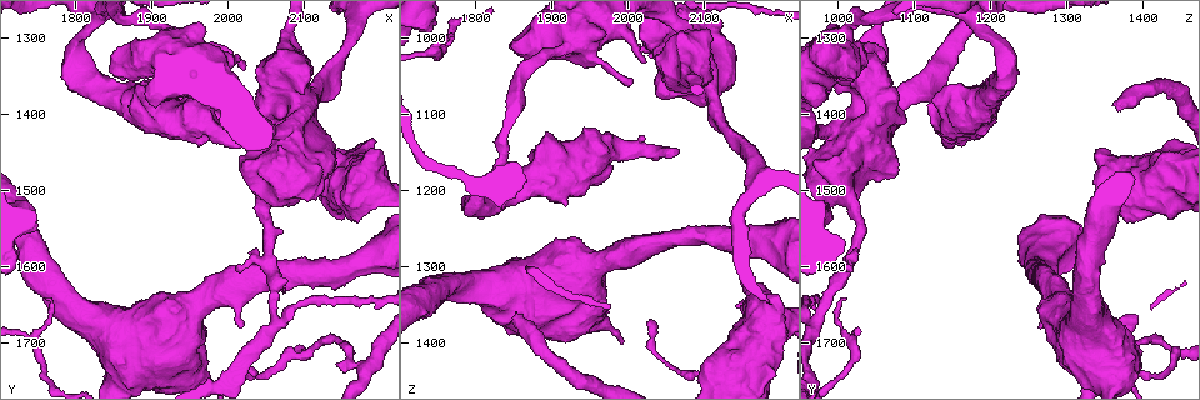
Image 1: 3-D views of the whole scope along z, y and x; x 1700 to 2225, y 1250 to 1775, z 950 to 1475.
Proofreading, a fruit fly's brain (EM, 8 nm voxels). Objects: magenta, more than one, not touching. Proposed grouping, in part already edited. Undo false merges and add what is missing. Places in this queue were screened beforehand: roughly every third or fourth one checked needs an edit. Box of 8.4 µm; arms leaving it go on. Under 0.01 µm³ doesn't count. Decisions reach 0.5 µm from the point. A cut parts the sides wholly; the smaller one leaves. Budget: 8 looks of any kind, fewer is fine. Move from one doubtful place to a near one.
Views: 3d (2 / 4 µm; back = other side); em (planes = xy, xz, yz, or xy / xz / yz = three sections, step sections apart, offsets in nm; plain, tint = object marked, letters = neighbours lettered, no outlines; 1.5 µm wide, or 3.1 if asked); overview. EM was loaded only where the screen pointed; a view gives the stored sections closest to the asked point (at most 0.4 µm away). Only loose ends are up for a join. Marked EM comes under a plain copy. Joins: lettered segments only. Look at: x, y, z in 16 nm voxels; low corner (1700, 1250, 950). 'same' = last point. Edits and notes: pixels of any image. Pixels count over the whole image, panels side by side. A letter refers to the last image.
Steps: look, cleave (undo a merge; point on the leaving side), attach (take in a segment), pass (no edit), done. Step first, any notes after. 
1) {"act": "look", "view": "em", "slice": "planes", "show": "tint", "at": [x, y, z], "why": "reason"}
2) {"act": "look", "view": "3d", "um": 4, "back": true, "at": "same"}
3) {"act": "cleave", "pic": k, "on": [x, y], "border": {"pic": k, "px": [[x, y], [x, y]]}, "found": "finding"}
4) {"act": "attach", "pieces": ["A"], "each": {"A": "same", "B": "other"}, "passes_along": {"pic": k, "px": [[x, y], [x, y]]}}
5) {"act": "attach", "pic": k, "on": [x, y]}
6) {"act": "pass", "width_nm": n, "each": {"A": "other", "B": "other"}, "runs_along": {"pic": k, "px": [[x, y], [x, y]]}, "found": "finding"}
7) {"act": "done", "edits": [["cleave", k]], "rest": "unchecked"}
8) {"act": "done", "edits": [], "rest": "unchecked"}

{"act": "look", "view": "em", "slice": "planes", "show": "letters", "at": [2030, 1735, 1370], "why": "free end"}

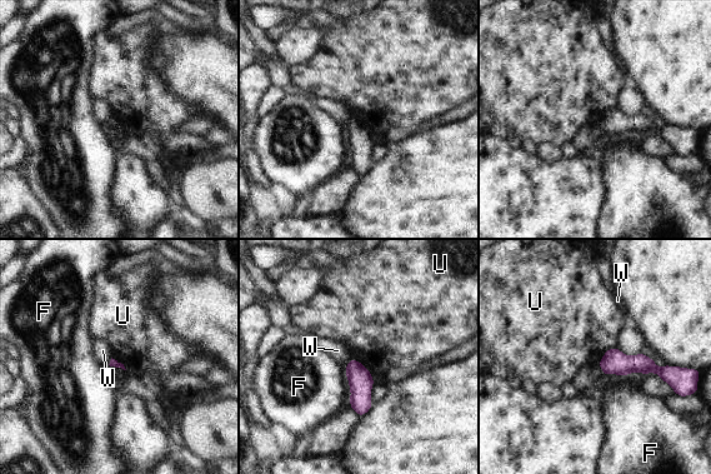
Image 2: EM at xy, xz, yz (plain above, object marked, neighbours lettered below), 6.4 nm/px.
{"act": "pass", "each": {"F": "other", "U": "other", "W": "other"}, "found": "no lettered segment goes on from it"}

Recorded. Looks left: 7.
{"act": "look", "view": "em", "slice": "xz", "step": 8, "show": "tint", "at": [2050, 1590, 1015]}

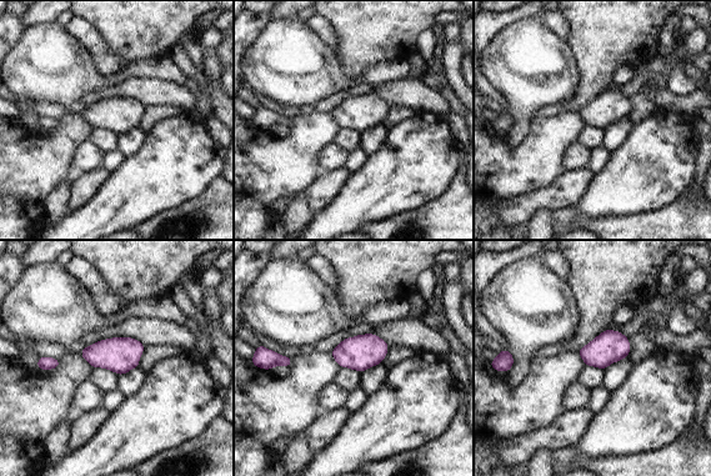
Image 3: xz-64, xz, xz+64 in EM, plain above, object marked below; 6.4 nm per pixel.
{"act": "look", "view": "em", "slice": "planes", "show": "letters", "at": "same"}

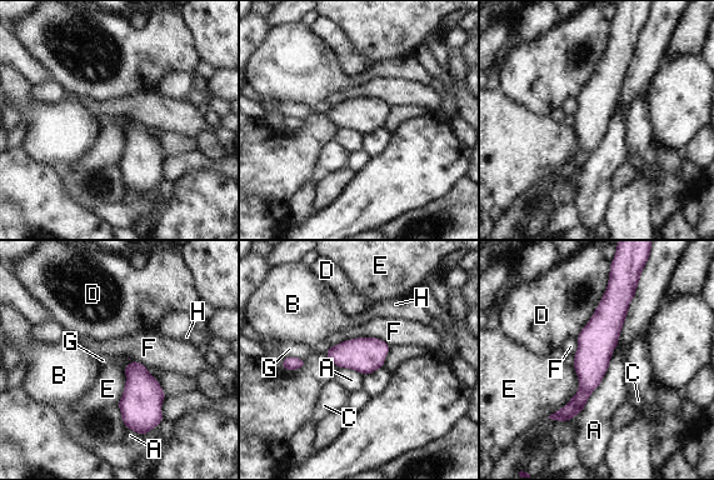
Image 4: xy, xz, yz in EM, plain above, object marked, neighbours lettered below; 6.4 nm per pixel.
{"act": "pass", "each": {"A": "other", "B": "other", "C": "other", "D": "other", "E": "other", "F": "other", "G": "other", "H": "other"}, "runs_along": {"pic": 4, "px": [[622, 264], [622, 288], [577, 406]]}, "found": "one neuron here"}

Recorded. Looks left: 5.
{"act": "look", "view": "3d", "um": 2, "at": [1855, 1385, 1360]}

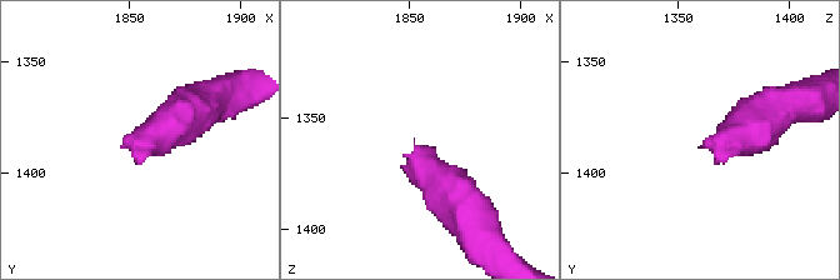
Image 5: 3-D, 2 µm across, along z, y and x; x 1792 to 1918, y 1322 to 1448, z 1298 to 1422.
{"act": "look", "view": "em", "slice": "planes", "show": "letters", "at": [1851, 1386, 1362], "why": "now the EM"}

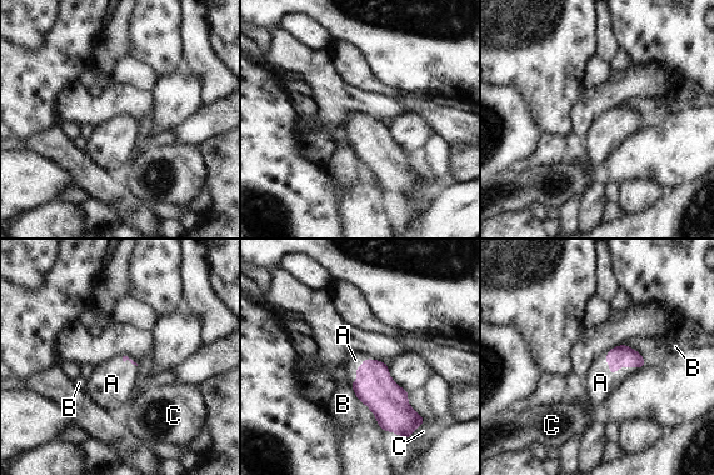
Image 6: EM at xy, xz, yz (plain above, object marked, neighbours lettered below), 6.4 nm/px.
{"act": "attach", "pieces": ["A"], "each": {"A": "same", "B": "other", "C": "other"}, "passes_along": {"pic": 6, "px": [[622, 356], [615, 373], [600, 383]]}, "found": "it goes on there"}

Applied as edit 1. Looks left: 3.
{"act": "done", "edits": [["attach", 6]], "rest": "unchecked"}

